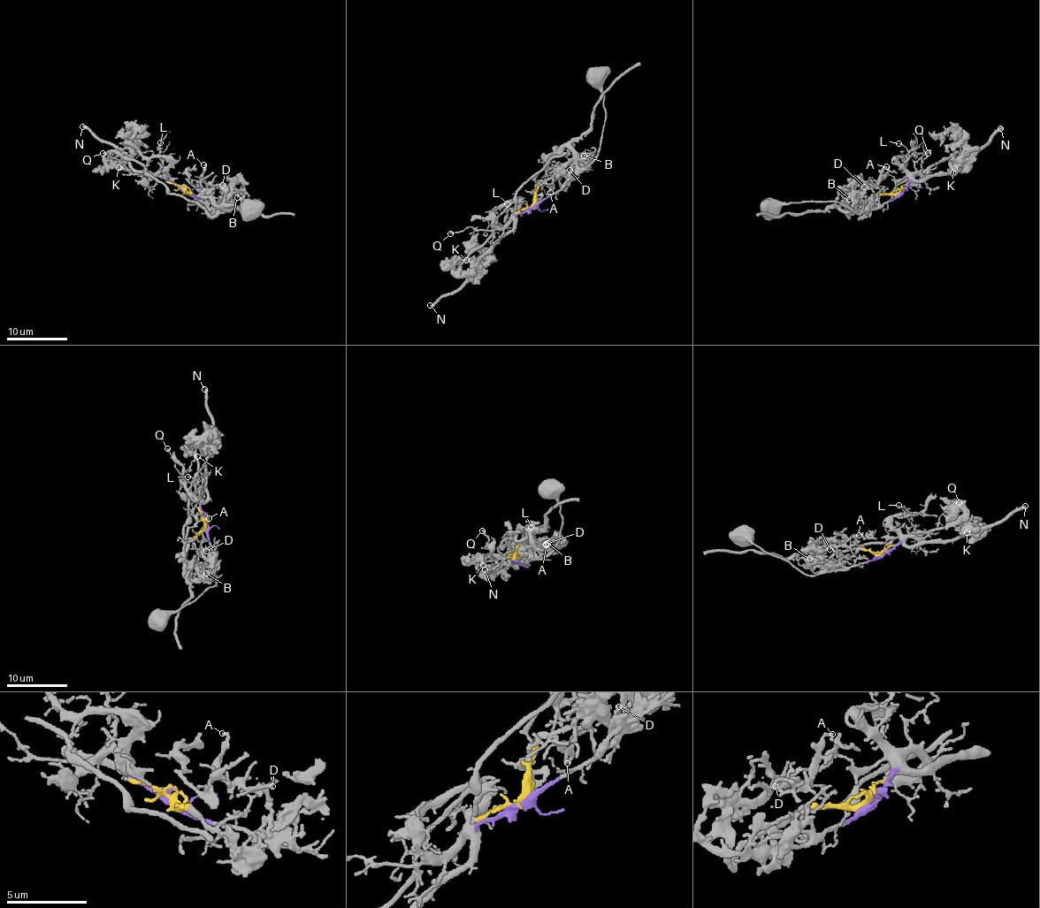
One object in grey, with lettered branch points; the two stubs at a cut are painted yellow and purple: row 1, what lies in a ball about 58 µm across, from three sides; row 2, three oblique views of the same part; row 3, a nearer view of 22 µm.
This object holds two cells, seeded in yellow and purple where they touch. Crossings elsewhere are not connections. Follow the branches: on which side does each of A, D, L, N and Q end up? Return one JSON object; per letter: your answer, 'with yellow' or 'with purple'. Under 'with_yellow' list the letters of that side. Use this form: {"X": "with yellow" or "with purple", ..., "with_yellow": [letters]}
{"A": "with yellow", "D": "with yellow", "L": "with purple", "N": "with purple", "Q": "with purple", "with_yellow": ["A", "D"]}

